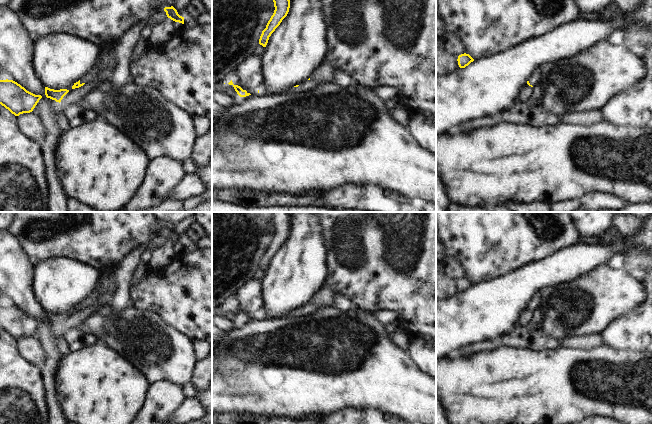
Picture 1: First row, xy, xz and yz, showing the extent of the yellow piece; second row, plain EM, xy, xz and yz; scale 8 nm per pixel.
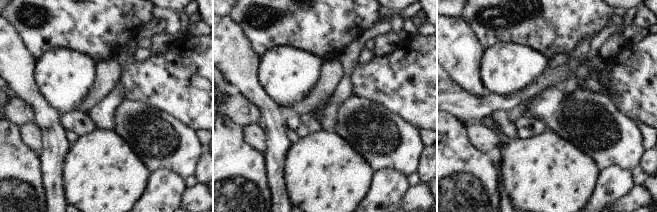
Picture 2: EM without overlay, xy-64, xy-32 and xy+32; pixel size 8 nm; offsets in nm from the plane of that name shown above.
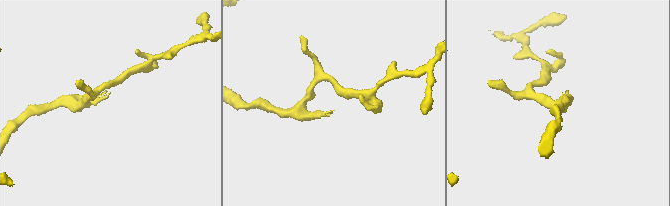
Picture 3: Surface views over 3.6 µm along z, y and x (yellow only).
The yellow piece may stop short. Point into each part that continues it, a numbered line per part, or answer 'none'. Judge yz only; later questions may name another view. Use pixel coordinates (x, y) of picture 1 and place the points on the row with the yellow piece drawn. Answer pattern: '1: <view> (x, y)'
1: yz (533, 79).

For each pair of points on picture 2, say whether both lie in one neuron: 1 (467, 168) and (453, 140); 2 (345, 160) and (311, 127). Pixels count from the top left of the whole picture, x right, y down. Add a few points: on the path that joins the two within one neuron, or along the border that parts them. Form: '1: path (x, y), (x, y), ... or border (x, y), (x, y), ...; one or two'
1: path (460, 161), (453, 154), (453, 147); one
2: border (320, 128), (301, 138); two

